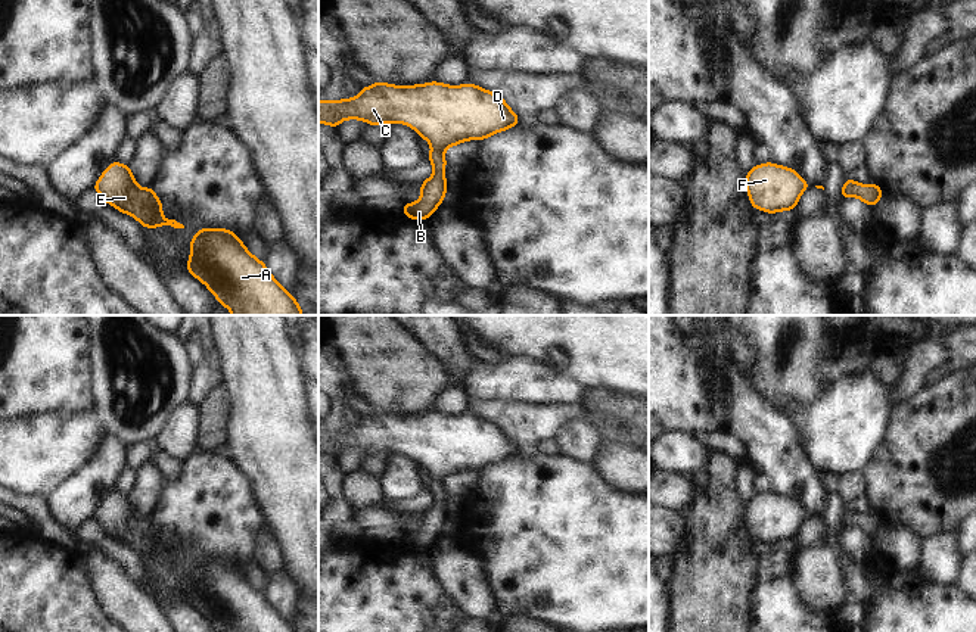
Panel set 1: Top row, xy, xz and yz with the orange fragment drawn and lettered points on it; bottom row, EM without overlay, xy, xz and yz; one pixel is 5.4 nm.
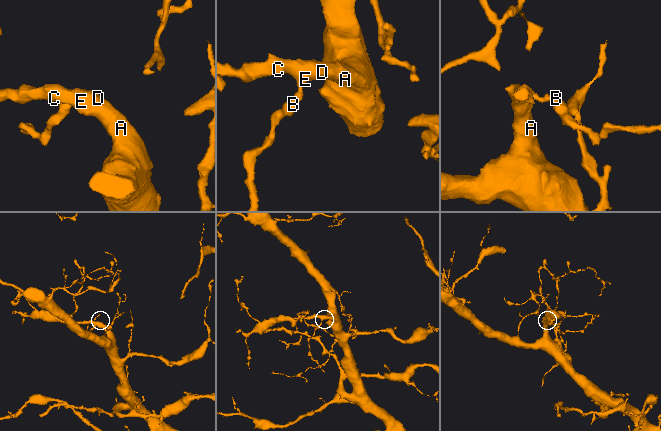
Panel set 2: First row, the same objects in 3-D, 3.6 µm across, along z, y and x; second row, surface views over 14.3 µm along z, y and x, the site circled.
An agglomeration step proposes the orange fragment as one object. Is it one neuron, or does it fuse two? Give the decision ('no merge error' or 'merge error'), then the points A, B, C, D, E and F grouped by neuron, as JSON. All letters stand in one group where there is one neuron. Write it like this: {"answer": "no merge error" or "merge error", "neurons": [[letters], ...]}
{"answer": "no merge error", "neurons": [["A", "B", "C", "D", "E", "F"]]}

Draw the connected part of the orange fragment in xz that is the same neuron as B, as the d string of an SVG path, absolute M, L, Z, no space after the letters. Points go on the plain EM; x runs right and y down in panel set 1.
M376 411L370 417L361 417L357 427L336 432L318 432L318 454L329 454L336 458L344 449L361 449L369 455L383 455L401 452L416 460L419 467L432 476L429 492L433 496L431 508L420 514L422 526L416 533L404 533L402 544L411 550L431 548L435 539L444 532L448 519L444 499L447 491L444 480L466 470L479 470L506 461L520 454L519 446L507 436L506 430L489 420L482 420L476 414L460 414L457 417L431 411L416 415L392 415Z

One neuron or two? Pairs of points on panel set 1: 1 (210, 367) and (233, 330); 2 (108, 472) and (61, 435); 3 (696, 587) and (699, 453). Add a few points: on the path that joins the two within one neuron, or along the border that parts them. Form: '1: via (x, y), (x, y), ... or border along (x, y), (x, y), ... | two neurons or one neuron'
1: border along (213, 330), (221, 355), (221, 370), (226, 383) | two neurons
2: border along (109, 433), (99, 451), (65, 480) | two neurons
3: border along (709, 453), (702, 464), (686, 476) | two neurons

